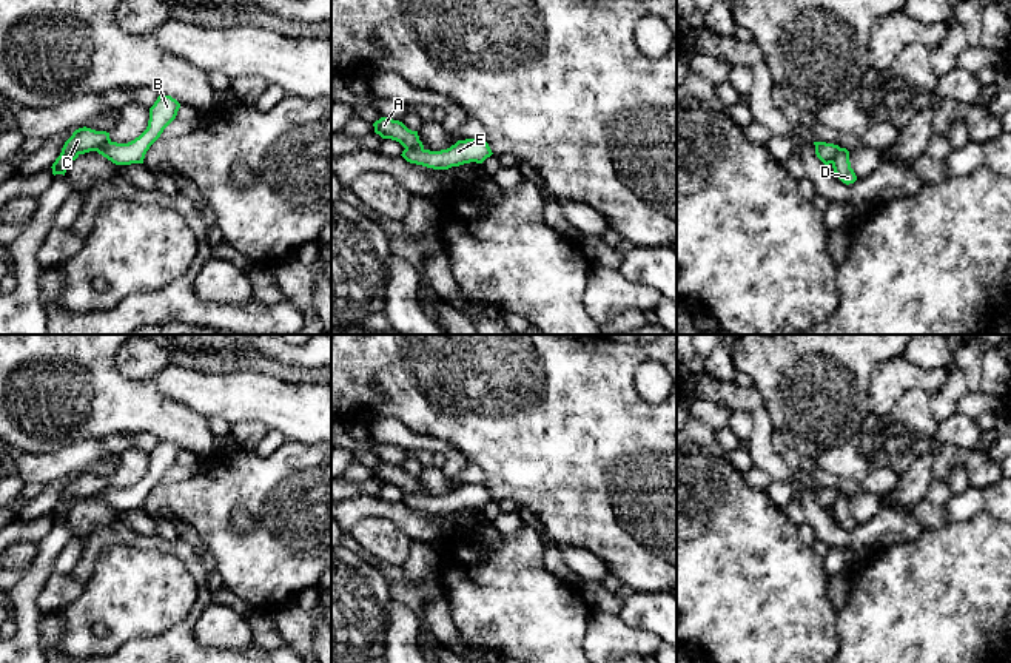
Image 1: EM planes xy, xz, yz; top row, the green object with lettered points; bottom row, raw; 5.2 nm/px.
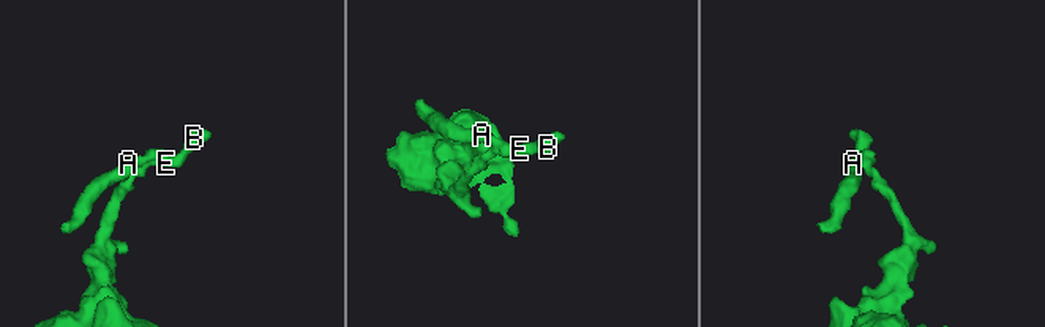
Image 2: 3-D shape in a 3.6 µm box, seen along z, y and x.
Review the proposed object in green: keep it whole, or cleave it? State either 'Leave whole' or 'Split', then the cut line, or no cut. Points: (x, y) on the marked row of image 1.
Split. Split along xz (406, 147), (423, 148)

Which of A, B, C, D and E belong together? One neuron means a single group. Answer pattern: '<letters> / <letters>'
A C / B D E

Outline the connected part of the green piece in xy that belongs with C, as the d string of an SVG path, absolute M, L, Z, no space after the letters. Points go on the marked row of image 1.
M79 128L65 142L62 153L65 154L85 154L99 150L102 145L111 142L109 133L96 131L91 128Z

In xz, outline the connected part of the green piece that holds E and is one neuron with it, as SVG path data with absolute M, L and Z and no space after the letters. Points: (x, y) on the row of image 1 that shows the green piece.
M465 139L441 151L405 148L401 156L410 163L433 170L448 170L470 162L482 163L492 154L484 139Z

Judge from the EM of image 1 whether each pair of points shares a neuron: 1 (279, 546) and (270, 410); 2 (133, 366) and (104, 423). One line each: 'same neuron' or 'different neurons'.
1: different neurons
2: different neurons

